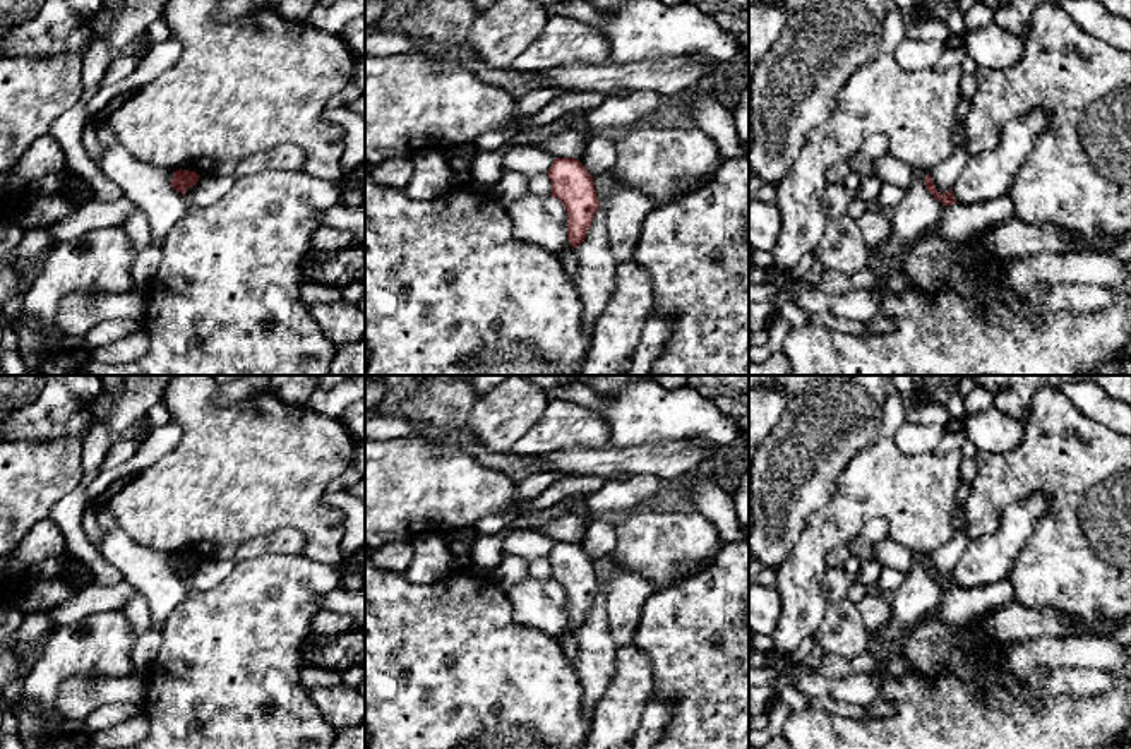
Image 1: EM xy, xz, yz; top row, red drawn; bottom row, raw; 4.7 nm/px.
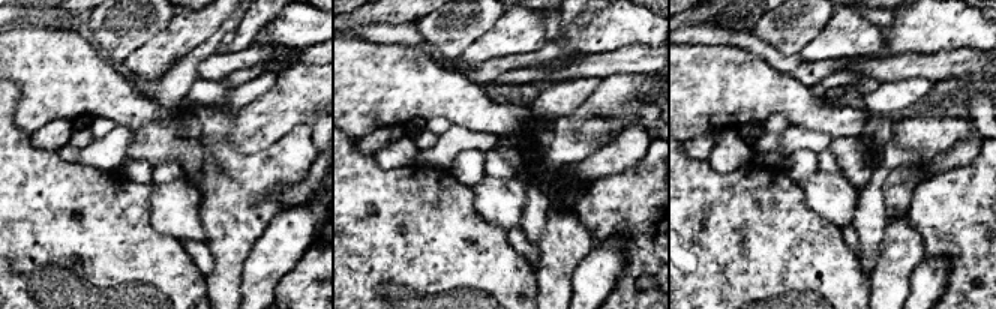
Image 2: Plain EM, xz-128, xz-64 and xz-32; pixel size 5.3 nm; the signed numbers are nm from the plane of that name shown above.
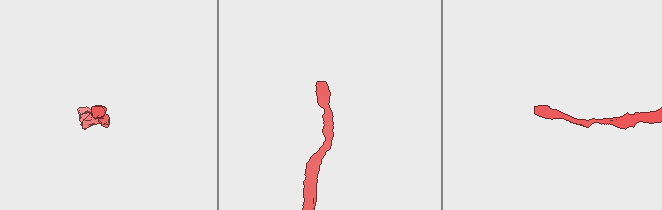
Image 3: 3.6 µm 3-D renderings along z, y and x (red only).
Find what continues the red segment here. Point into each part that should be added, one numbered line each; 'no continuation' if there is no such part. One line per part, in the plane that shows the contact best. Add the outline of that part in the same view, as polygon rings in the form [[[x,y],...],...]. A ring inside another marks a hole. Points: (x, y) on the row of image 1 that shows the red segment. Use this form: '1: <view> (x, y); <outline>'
no continuation

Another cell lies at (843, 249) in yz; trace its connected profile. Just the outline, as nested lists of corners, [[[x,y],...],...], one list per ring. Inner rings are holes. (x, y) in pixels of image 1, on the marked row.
[[[843,216],[826,221],[826,233],[816,250],[823,269],[848,276],[867,267],[872,250],[865,242],[857,219]]]

